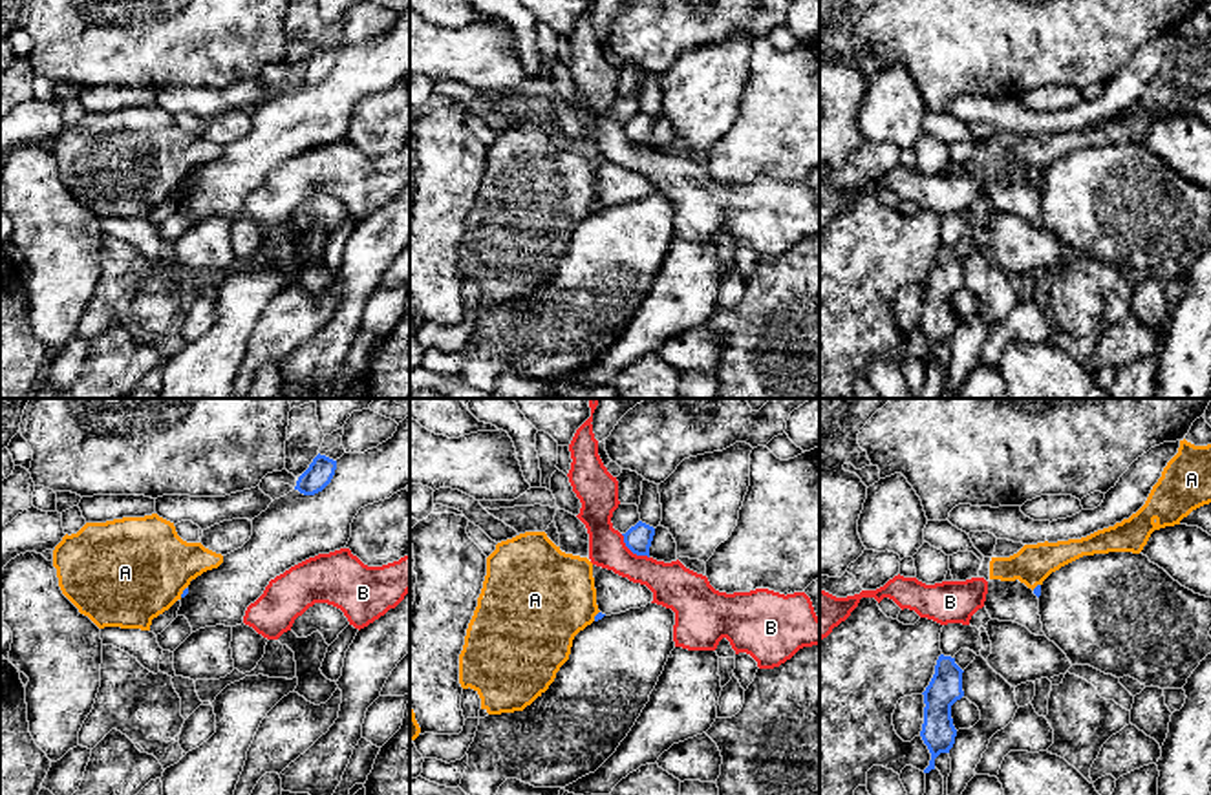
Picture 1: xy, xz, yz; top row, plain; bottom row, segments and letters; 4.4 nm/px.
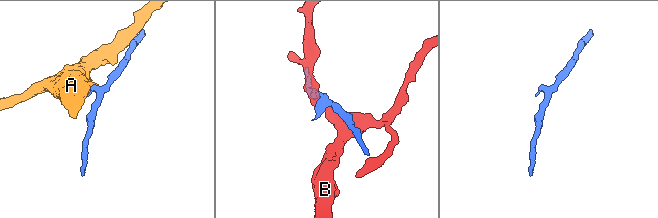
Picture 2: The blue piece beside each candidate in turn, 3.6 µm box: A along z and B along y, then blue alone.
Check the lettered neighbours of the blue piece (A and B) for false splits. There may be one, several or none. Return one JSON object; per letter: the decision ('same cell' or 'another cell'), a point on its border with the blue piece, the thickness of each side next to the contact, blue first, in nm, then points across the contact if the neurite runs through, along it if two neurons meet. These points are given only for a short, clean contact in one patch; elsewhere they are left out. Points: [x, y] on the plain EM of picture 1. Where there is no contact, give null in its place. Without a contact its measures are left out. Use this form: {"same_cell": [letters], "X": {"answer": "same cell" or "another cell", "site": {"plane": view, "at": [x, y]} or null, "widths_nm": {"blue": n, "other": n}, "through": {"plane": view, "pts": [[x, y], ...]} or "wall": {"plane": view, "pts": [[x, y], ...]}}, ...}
{"same_cell": [], "A": {"answer": "another cell", "site": {"plane": "xy", "at": [183, 183]}, "widths_nm": {"blue": 20, "other": 460}, "wall": {"plane": "xy", "pts": [[185, 178], [180, 187]]}}, "B": {"answer": "another cell", "site": {"plane": "xz", "at": [632, 141]}, "widths_nm": {"blue": 120, "other": 200}, "wall": {"plane": "xz", "pts": [[621, 125], [633, 143], [648, 148]]}}}

